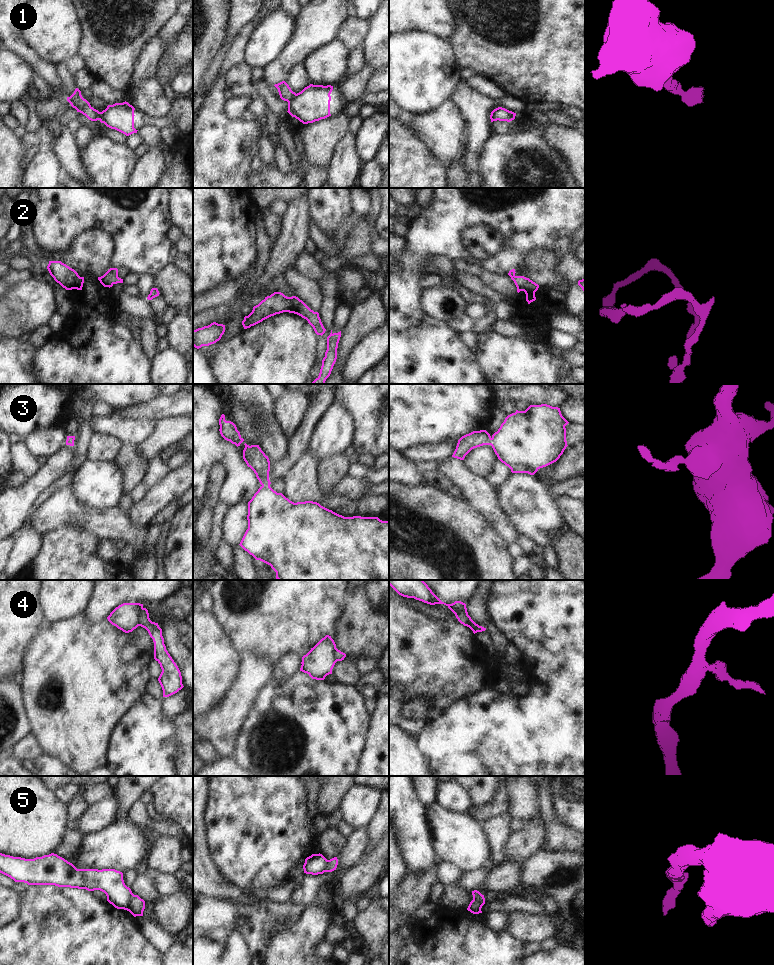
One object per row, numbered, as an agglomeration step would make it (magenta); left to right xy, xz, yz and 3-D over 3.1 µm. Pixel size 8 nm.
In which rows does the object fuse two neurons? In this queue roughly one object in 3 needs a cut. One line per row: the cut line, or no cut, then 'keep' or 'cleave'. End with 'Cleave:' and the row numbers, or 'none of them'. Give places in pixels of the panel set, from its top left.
1: xz (296, 94), (287, 101) | cleave
2: no cut | keep
3: no cut | keep
4: xy (142, 607), (139, 613), (139, 625) | cleave
5: xy (133, 894), (127, 910) | cleave
Cleave: 1, 4, 5

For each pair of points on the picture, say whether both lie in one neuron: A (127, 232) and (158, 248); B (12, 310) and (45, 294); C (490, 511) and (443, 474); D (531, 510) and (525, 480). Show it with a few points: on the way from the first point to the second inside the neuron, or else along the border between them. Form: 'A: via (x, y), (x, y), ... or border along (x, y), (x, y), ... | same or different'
A: via (135, 235), (150, 248) | same
B: via (20, 310), (37, 297) | same
C: via (479, 499), (455, 475) | same
D: via (527, 503), (525, 500), (525, 487) | same

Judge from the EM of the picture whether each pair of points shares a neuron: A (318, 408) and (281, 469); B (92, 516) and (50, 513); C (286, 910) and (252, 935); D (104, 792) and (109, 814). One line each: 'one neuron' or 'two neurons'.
A: one neuron
B: one neuron
C: one neuron
D: two neurons

